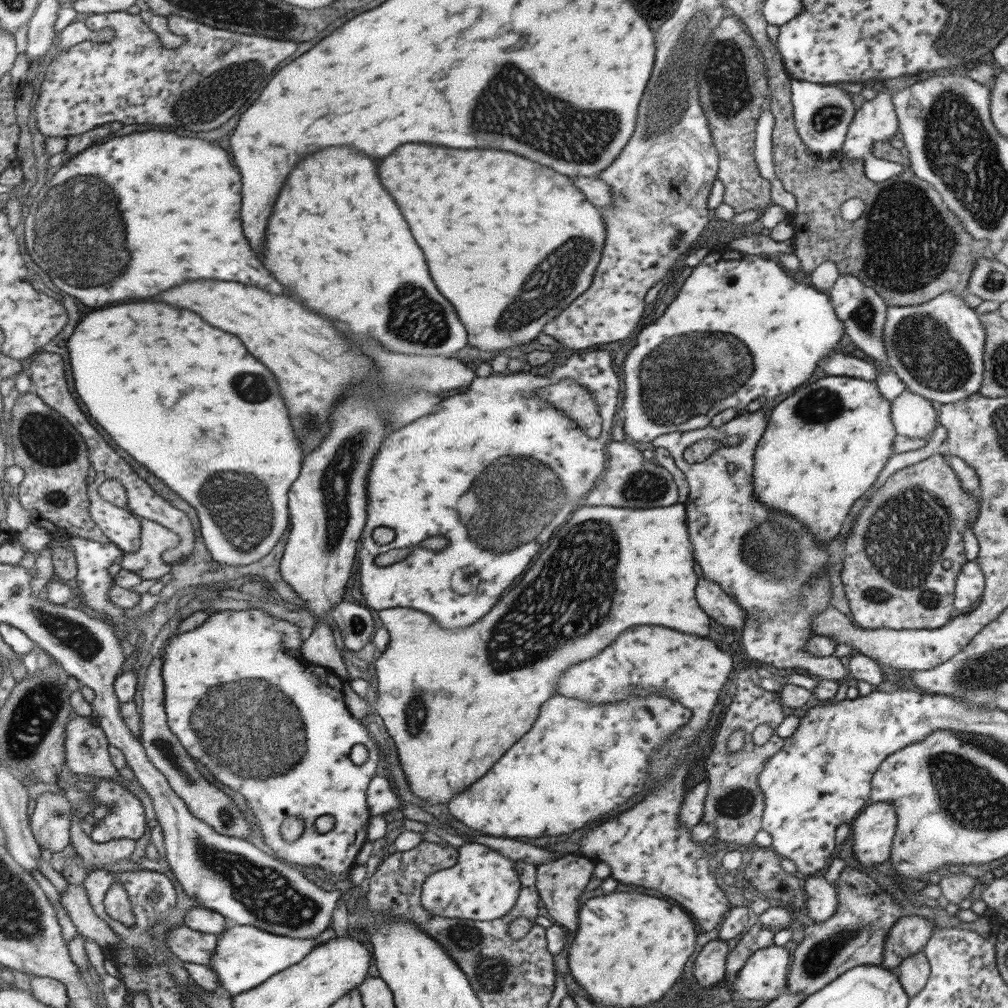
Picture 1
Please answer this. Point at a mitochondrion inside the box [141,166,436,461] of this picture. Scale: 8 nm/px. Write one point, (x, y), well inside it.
(250, 386)

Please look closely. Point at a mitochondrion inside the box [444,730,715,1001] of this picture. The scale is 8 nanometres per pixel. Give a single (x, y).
(492, 972)

